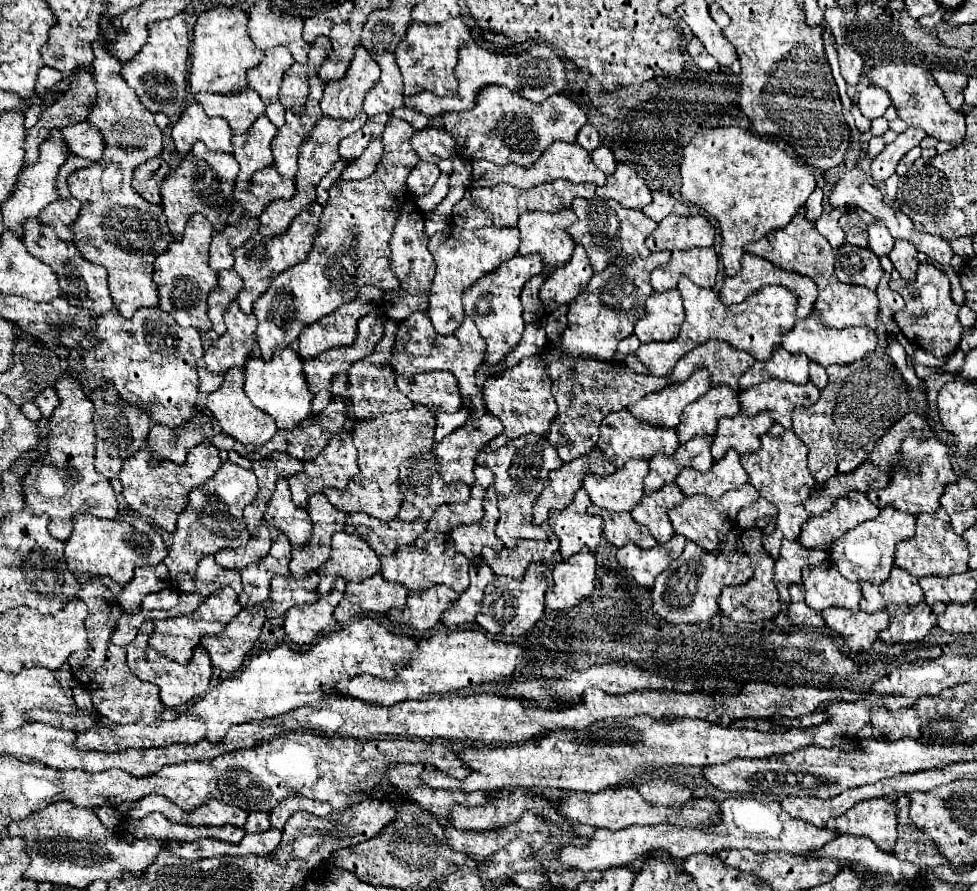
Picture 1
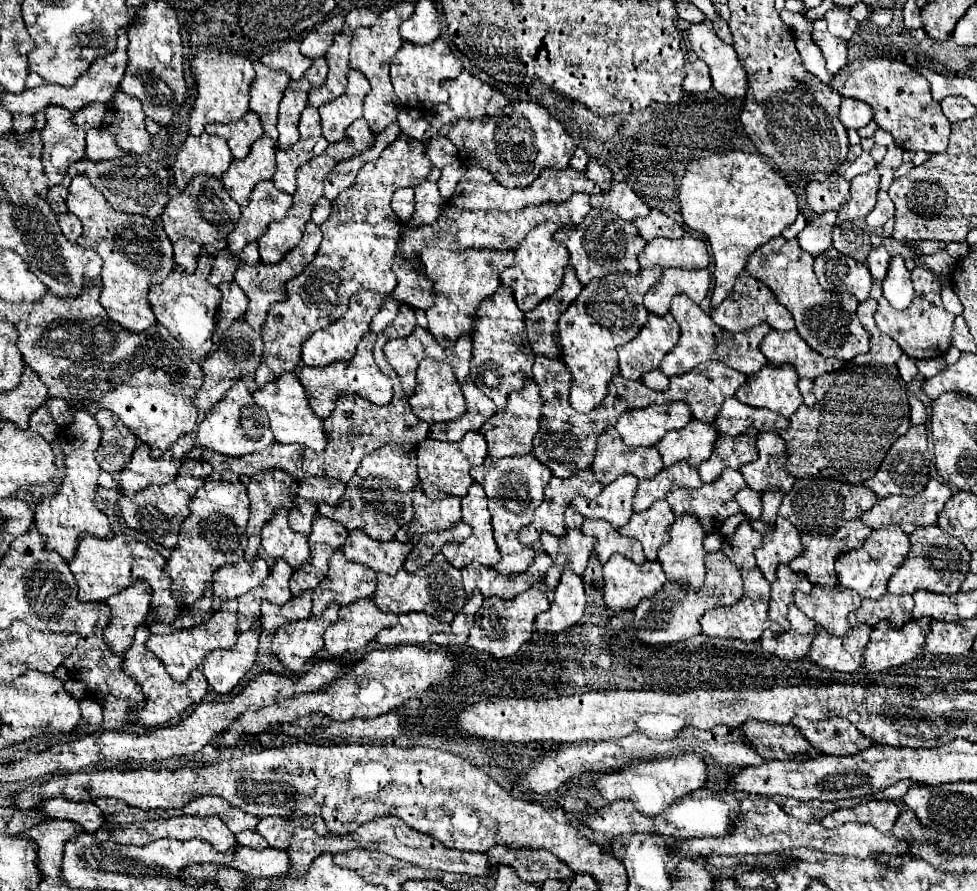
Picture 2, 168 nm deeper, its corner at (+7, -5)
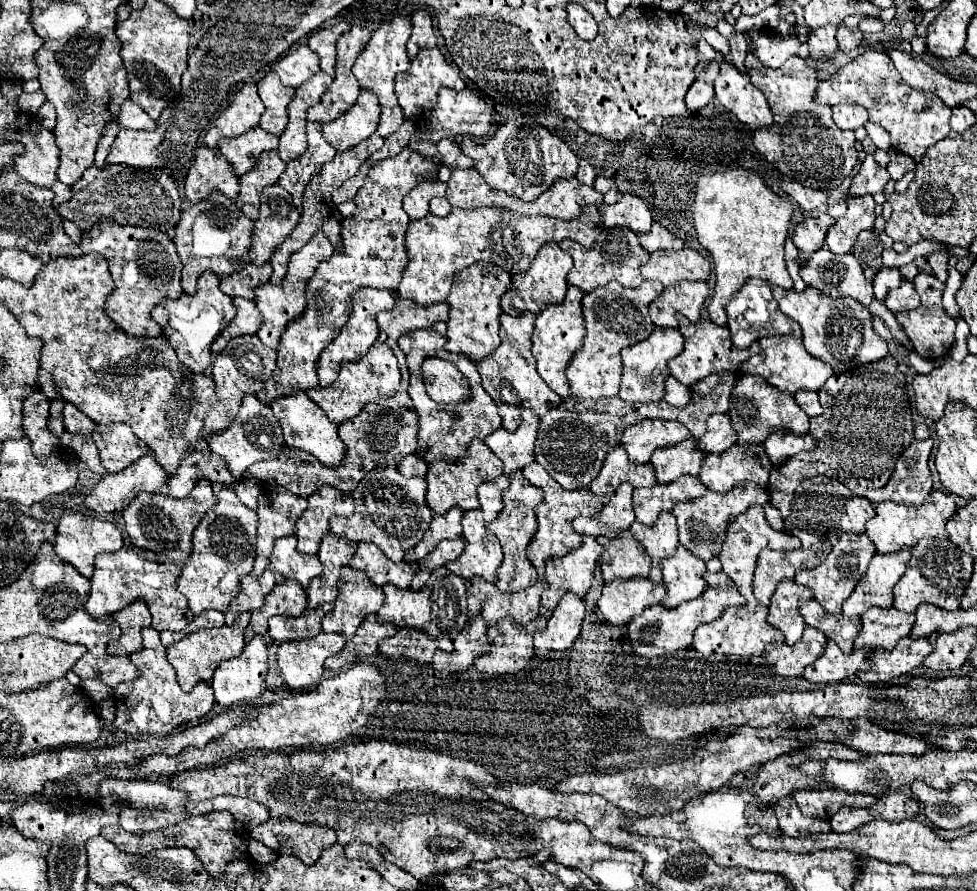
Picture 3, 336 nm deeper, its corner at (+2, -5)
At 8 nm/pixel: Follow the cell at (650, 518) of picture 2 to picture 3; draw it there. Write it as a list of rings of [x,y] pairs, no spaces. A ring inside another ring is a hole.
[[[663,511],[651,527],[635,521],[629,531],[637,541],[641,541],[641,545],[647,549],[647,555],[651,557],[649,579],[653,583],[661,583],[661,559],[673,555],[677,549],[677,523],[673,513]]]

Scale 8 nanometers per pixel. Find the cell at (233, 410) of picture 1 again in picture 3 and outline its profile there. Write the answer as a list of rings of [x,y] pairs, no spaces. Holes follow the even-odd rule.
[[[247,393],[243,397],[237,417],[229,423],[229,427],[217,433],[207,433],[205,441],[213,453],[221,455],[227,461],[229,471],[239,479],[241,479],[241,473],[251,463],[263,461],[263,459],[275,459],[283,449],[283,433],[281,433],[281,427],[277,425],[277,419],[271,413],[271,407],[263,405],[253,393]]]

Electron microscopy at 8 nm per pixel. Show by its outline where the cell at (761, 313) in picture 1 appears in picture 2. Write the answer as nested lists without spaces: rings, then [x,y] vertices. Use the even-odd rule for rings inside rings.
[[[676,295],[672,299],[672,307],[670,307],[670,315],[676,319],[676,323],[680,325],[680,339],[678,345],[662,359],[662,373],[666,377],[674,377],[674,375],[682,375],[688,373],[690,369],[694,369],[696,365],[704,363],[704,361],[722,361],[728,367],[742,371],[746,375],[752,375],[756,371],[760,371],[766,365],[766,357],[760,351],[760,341],[766,337],[766,333],[770,331],[766,323],[752,327],[744,333],[728,333],[724,329],[720,329],[708,313],[704,313],[694,301],[690,301],[686,295]]]

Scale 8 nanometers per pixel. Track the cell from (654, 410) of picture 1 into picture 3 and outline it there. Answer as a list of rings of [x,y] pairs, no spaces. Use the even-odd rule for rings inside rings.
[[[641,419],[639,423],[625,429],[621,443],[625,445],[627,455],[633,463],[647,463],[657,447],[675,445],[689,437],[689,429],[685,429],[685,425],[681,425],[679,421]]]

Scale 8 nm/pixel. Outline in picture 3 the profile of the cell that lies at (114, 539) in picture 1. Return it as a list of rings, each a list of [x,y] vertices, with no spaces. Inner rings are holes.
[[[123,547],[115,553],[99,553],[95,557],[95,569],[91,581],[91,593],[85,603],[85,609],[93,617],[105,617],[111,615],[123,607],[127,607],[135,599],[145,599],[149,603],[151,615],[153,615],[153,629],[155,631],[183,631],[189,621],[193,619],[193,613],[187,607],[185,595],[177,591],[175,579],[177,569],[171,563],[157,563],[145,559],[135,549]]]

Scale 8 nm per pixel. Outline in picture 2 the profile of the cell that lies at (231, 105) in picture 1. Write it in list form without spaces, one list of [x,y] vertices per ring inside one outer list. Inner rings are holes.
[[[250,111],[246,117],[230,125],[206,125],[206,133],[224,137],[234,159],[244,159],[250,153],[252,143],[264,135],[262,125],[254,111]]]

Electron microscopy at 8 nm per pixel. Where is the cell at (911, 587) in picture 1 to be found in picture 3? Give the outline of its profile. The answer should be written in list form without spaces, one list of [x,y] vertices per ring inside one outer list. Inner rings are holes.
[[[871,607],[861,615],[861,631],[855,639],[855,647],[893,649],[901,637],[911,633],[913,621],[913,613],[903,613],[895,607]]]

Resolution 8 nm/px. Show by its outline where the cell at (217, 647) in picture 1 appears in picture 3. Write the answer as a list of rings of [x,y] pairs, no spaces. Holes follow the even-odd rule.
[[[263,635],[253,637],[239,657],[221,661],[217,671],[211,677],[211,687],[215,691],[215,701],[221,707],[249,705],[265,691],[265,675],[267,675],[267,639]]]

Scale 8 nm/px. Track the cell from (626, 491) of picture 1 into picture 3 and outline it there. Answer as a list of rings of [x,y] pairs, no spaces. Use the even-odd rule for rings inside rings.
[[[621,483],[619,489],[609,499],[609,503],[601,509],[601,513],[597,513],[593,517],[573,519],[573,529],[581,535],[617,537],[619,531],[629,529],[631,523],[635,521],[631,493],[633,493],[633,485]]]

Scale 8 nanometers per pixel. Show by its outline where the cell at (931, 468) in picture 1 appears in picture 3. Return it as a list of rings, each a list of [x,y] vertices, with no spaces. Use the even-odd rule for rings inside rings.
[[[933,491],[931,499],[923,505],[909,507],[909,505],[897,505],[893,501],[883,501],[875,507],[875,517],[865,525],[867,537],[875,543],[879,553],[893,553],[903,547],[913,547],[917,545],[919,539],[923,537],[937,537],[937,539],[947,539],[945,523],[947,519],[957,511],[957,505],[949,493],[943,491]]]

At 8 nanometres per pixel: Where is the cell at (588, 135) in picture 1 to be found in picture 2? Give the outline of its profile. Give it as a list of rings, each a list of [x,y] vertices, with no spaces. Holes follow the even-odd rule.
[[[576,149],[574,157],[572,157],[572,161],[570,161],[570,167],[572,167],[572,169],[576,169],[576,171],[584,171],[584,169],[586,169],[586,165],[588,165],[588,161],[590,161],[590,157],[586,155],[586,151]]]

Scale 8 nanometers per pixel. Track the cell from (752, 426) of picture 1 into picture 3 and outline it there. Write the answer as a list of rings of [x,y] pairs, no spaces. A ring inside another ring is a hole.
[[[733,445],[723,453],[709,453],[701,465],[701,481],[707,489],[725,493],[737,481],[753,481],[767,487],[771,461],[765,453],[765,445]]]

